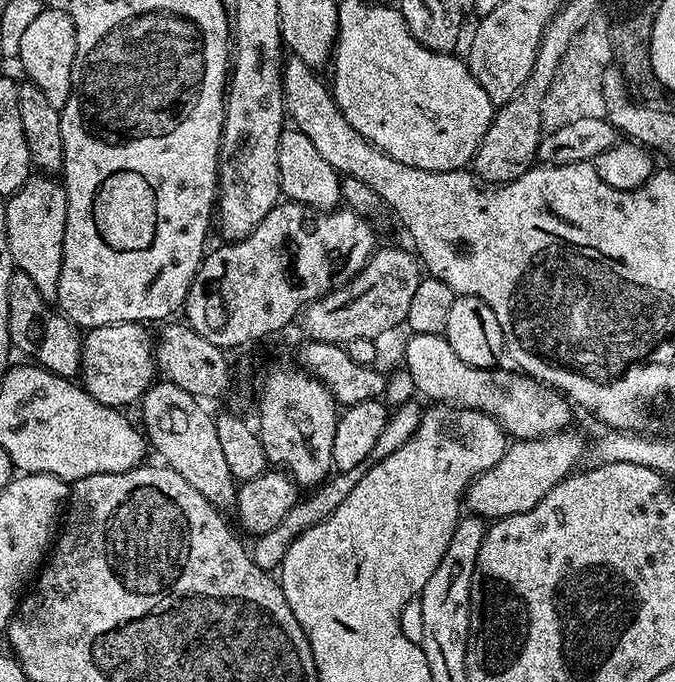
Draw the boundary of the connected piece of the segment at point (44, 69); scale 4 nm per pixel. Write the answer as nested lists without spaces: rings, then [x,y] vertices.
[[[45,6],[25,31],[18,64],[24,67],[24,72],[28,75],[25,77],[31,84],[38,86],[38,90],[46,94],[46,102],[50,102],[50,106],[59,109],[66,106],[72,89],[72,67],[75,57],[76,31],[72,16],[63,7]]]

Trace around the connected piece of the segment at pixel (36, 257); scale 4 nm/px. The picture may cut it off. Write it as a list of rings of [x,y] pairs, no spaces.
[[[33,174],[20,189],[7,197],[3,205],[6,210],[6,238],[10,246],[12,263],[19,271],[30,274],[34,278],[34,286],[49,302],[55,301],[58,290],[58,280],[62,274],[62,246],[64,245],[64,235],[66,234],[66,190],[59,179],[48,174]]]

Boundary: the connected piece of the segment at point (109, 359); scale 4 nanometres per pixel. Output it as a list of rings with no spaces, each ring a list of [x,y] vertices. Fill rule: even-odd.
[[[143,323],[107,324],[83,333],[79,383],[108,408],[123,409],[124,404],[135,405],[157,379],[154,336],[144,328],[147,327]]]

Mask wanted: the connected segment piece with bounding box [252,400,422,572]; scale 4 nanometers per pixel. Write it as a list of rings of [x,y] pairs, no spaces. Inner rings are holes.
[[[408,400],[405,404],[400,404],[397,408],[391,409],[386,426],[379,436],[378,442],[374,442],[374,450],[370,450],[370,454],[366,458],[366,462],[361,462],[358,466],[354,466],[354,470],[346,470],[345,472],[336,472],[329,475],[323,484],[319,485],[315,490],[307,493],[308,497],[304,497],[297,501],[297,504],[290,510],[290,514],[286,514],[283,522],[267,531],[266,534],[257,537],[252,545],[253,560],[257,566],[268,571],[275,571],[281,561],[284,560],[285,554],[297,539],[310,526],[317,525],[326,518],[330,518],[330,514],[334,514],[334,510],[338,510],[338,506],[342,506],[342,502],[346,502],[346,497],[354,491],[354,486],[358,486],[358,482],[362,482],[362,478],[374,467],[378,462],[382,462],[382,458],[390,458],[390,454],[394,454],[394,450],[398,450],[398,446],[402,446],[414,434],[414,430],[418,430],[420,425],[420,416],[422,413],[421,405],[416,405],[414,401]]]

